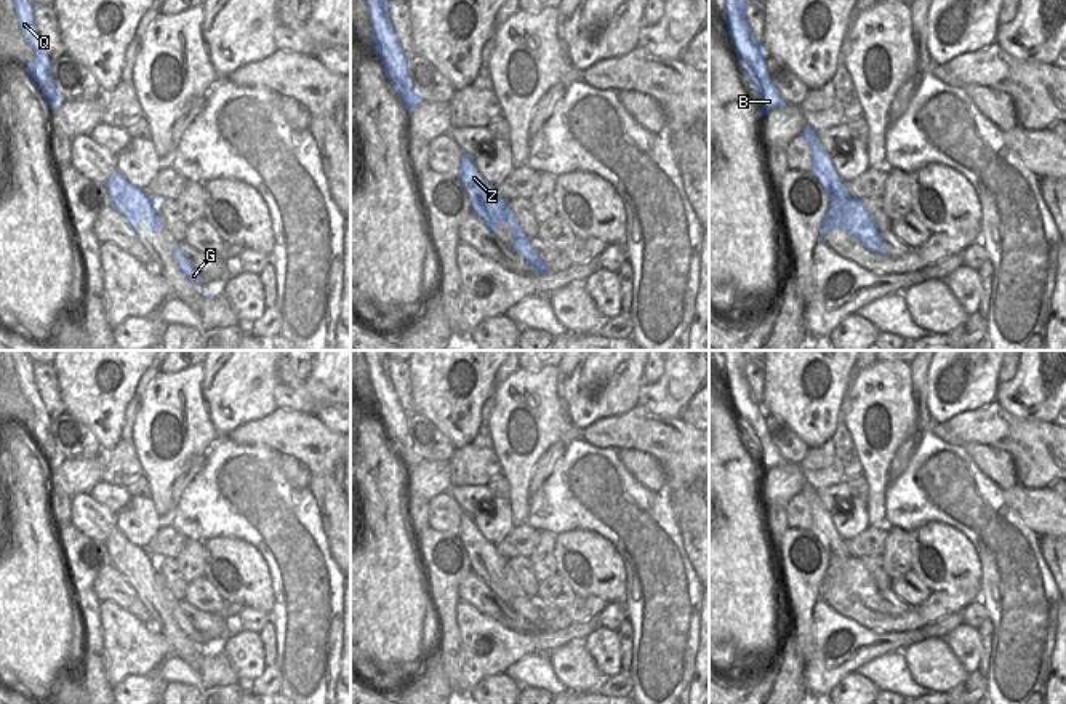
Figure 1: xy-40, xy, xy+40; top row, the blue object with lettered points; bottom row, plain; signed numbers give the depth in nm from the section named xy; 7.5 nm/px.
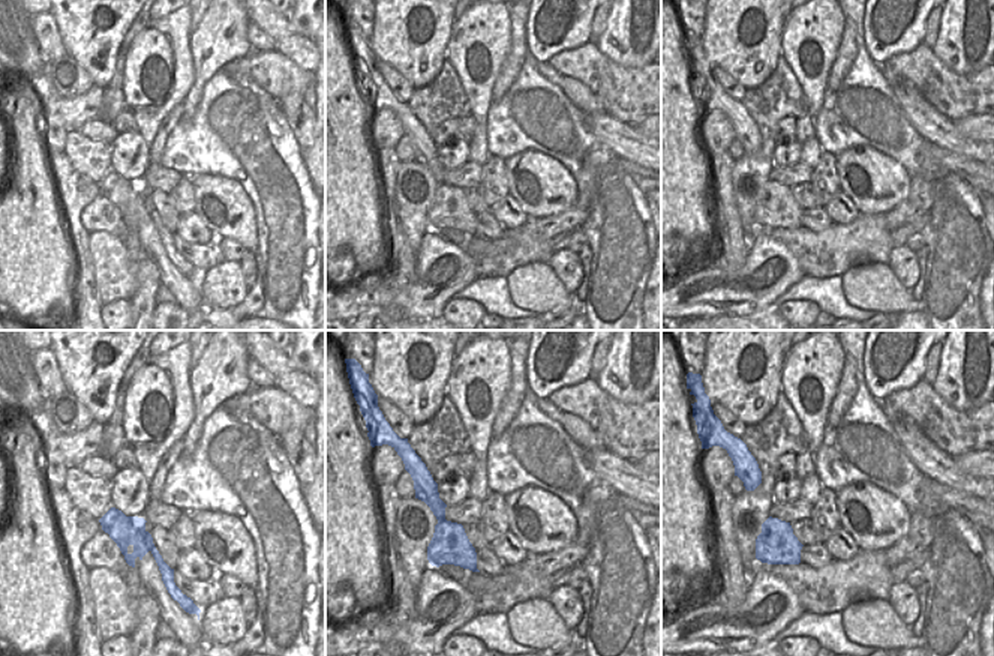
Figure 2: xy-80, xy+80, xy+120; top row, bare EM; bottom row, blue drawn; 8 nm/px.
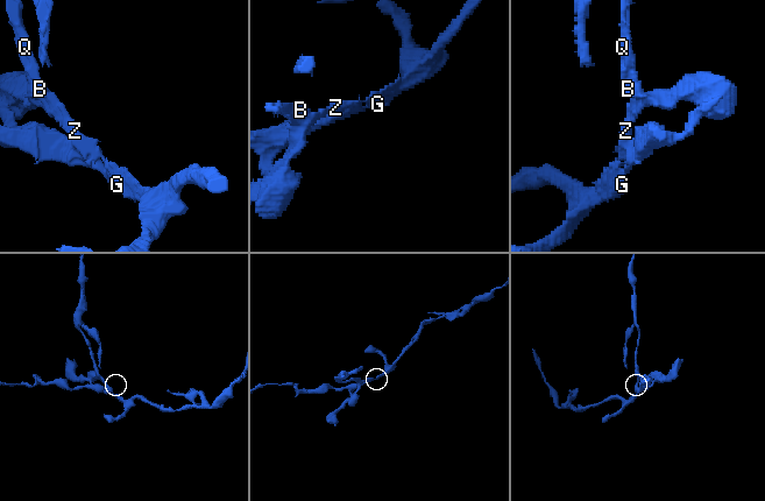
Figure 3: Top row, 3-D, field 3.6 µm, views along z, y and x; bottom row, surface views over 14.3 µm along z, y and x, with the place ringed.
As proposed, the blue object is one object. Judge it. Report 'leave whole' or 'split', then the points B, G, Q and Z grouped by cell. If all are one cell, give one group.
split; groups B Q Z / G

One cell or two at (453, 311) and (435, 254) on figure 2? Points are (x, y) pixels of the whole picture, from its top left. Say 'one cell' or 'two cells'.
two cells

